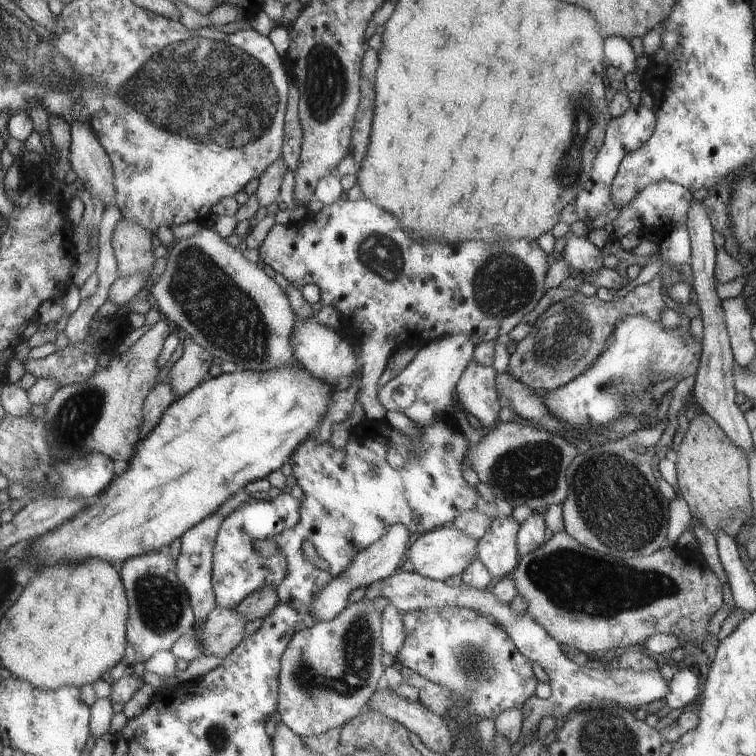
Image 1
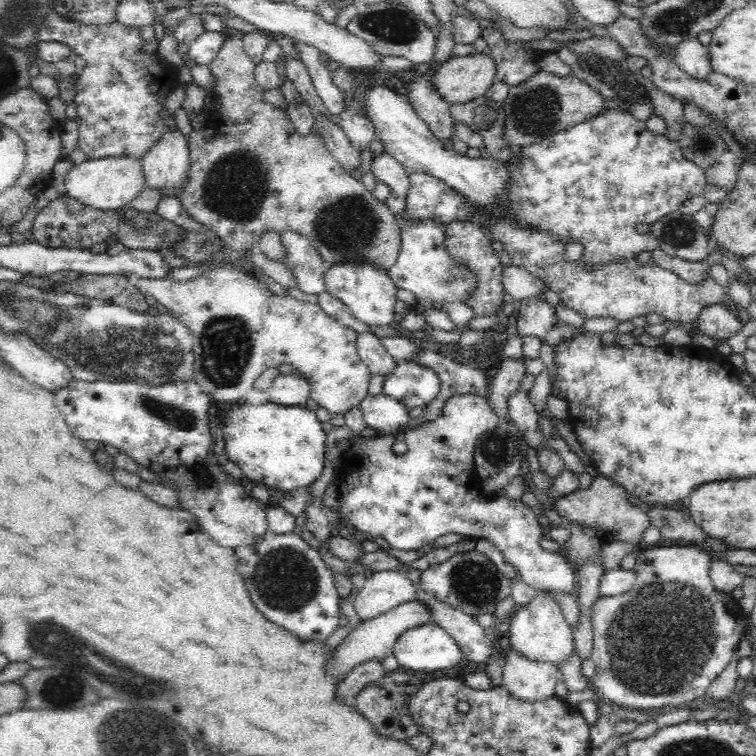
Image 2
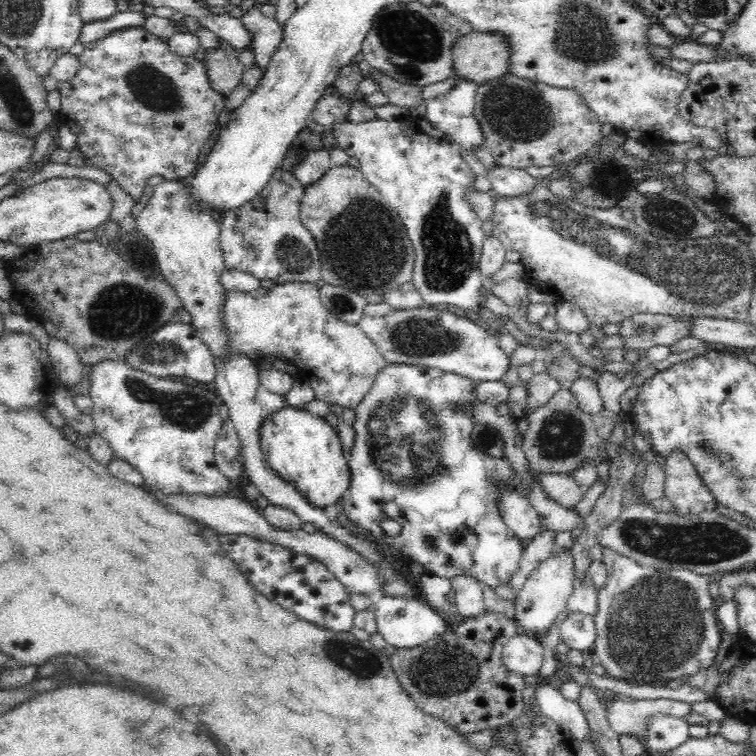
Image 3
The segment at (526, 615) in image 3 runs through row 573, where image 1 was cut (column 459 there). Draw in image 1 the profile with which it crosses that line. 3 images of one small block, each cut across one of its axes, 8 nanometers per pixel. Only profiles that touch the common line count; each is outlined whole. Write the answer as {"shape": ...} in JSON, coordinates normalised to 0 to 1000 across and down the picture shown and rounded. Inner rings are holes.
{"shape":[[[575,698],[567,704],[557,704],[538,725],[538,733],[533,741],[541,741],[541,746],[546,749],[546,759],[554,759],[557,765],[573,767],[573,770],[589,770],[591,765],[599,762],[610,762],[610,757],[615,757],[615,751],[620,751],[620,743],[626,741],[626,735],[631,735],[628,730],[631,717],[626,717],[620,709],[604,704],[602,698]]]}

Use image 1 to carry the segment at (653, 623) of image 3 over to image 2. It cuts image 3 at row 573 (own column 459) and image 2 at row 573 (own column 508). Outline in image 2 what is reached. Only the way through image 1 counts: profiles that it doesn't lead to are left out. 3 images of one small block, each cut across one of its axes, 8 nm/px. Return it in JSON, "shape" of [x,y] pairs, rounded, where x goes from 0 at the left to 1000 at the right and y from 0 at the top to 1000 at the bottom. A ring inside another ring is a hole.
{"shape":[[[865,722],[865,728],[849,728],[841,738],[833,783],[807,791],[794,788],[780,815],[786,828],[783,876],[788,878],[783,910],[799,929],[844,942],[878,939],[884,934],[899,937],[921,923],[931,923],[942,902],[966,881],[971,862],[989,836],[989,823],[966,786],[944,780],[939,767],[942,741],[939,728],[921,722]]]}

